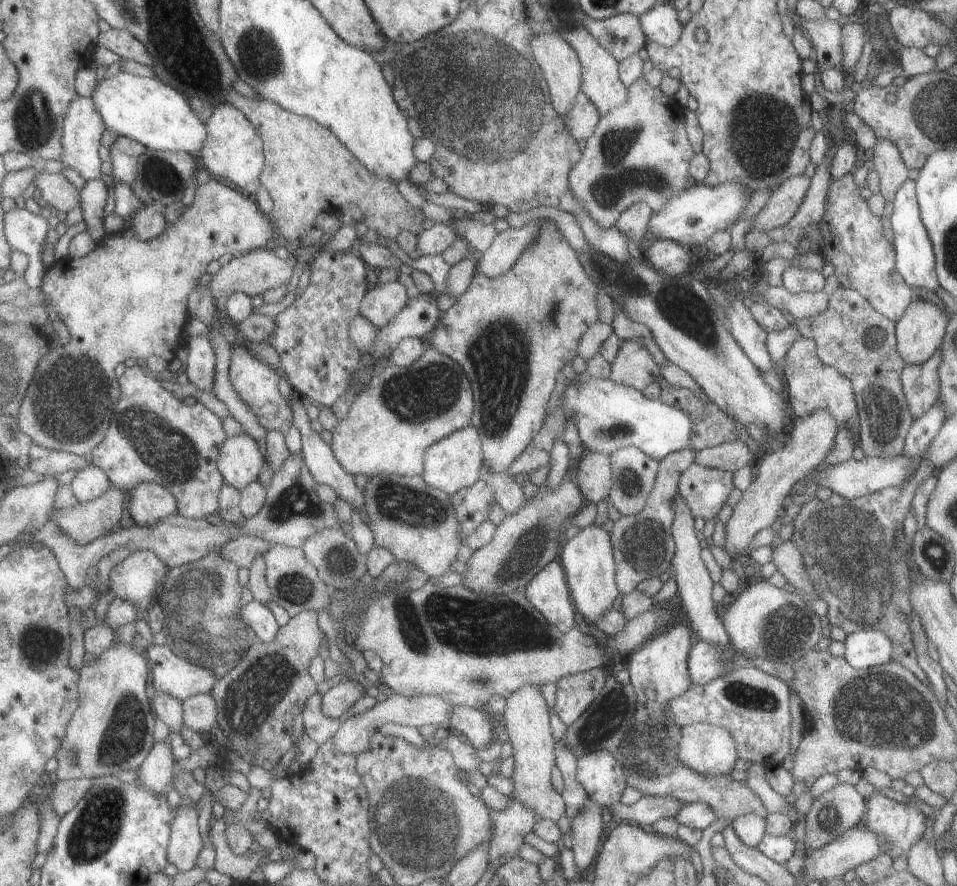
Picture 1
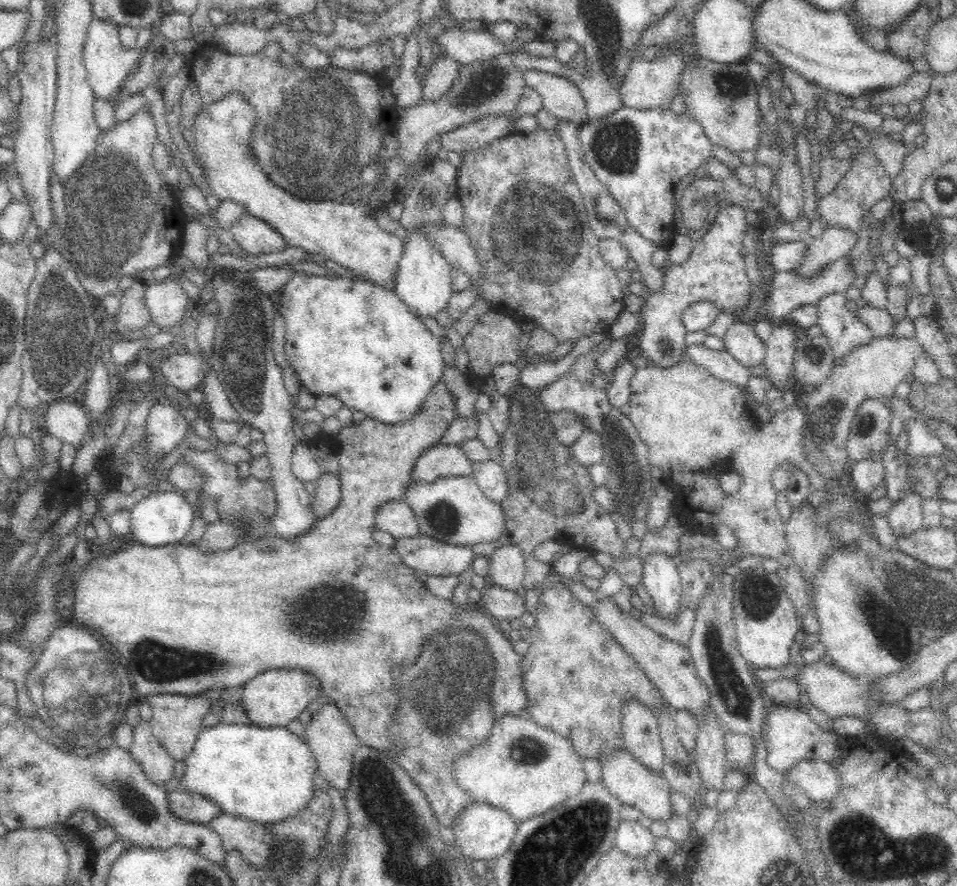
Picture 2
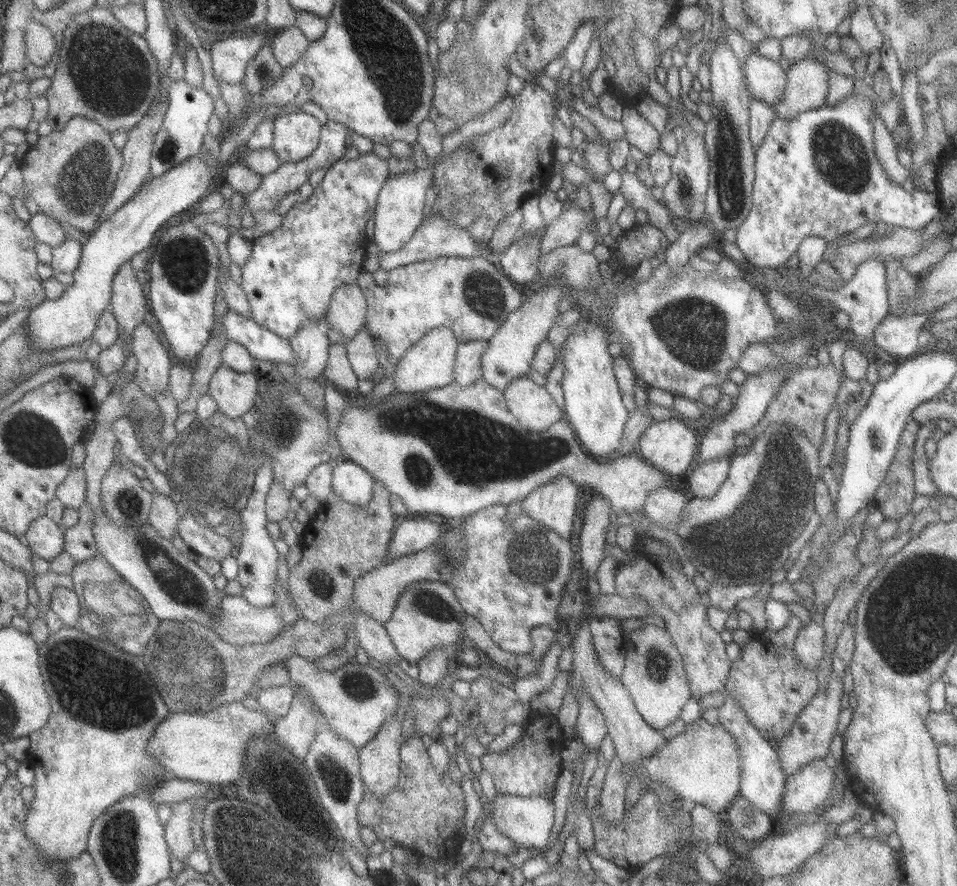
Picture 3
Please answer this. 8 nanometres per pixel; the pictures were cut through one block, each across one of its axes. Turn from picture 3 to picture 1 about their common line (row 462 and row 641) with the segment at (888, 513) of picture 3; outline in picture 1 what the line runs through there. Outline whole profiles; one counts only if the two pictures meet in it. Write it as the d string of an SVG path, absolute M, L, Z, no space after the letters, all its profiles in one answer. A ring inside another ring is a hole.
M921 460L914 470L914 475L909 478L909 482L905 482L902 486L886 487L858 498L844 498L833 492L823 501L812 498L806 504L801 505L797 516L792 521L794 535L791 539L795 548L799 550L803 572L807 572L811 578L817 597L827 603L827 618L831 622L831 627L835 624L846 634L857 632L860 628L875 628L883 632L883 636L891 640L891 661L911 672L925 686L928 681L917 664L910 632L913 615L913 608L909 601L910 570L907 560L900 556L897 540L902 535L902 522L909 511L911 498L917 486L923 482L923 478L927 480L929 474L934 472L936 471L925 460Z

